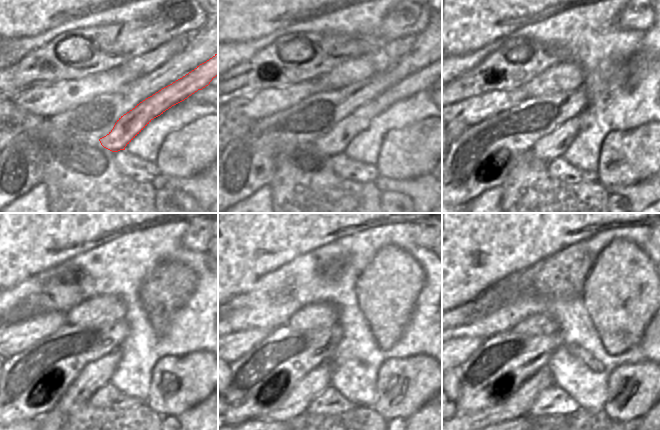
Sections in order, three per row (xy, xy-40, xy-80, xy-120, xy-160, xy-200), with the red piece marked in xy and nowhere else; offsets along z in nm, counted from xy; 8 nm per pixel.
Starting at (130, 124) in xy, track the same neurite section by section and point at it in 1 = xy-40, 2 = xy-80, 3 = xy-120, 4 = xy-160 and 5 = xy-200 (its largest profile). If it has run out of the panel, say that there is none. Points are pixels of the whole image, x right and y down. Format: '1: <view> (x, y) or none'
1: xy-40 (335, 142)
2: xy-80 (550, 147)
3: xy-120 (97, 374)
4: xy-160 (318, 380)
5: xy-200 (519, 404)

